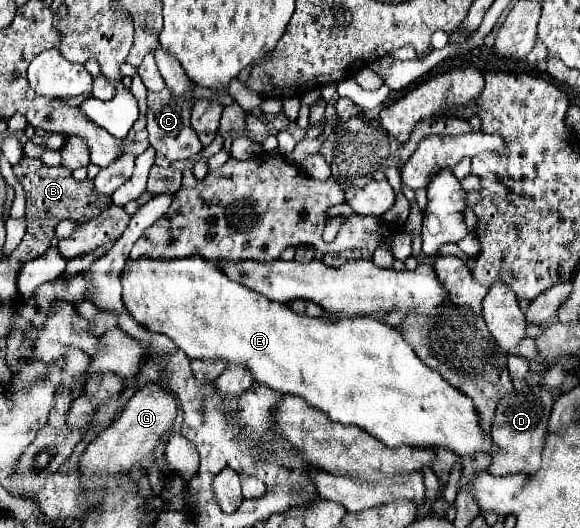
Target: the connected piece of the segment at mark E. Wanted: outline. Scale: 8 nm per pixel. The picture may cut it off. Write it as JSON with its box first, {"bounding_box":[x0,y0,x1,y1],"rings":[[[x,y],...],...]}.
{"bounding_box":[122,257,498,457],"rings":[[[186,257],[186,259],[174,259],[174,261],[154,261],[154,259],[138,259],[134,261],[134,265],[130,265],[130,261],[126,261],[126,269],[122,273],[122,287],[124,287],[124,293],[122,293],[122,299],[124,299],[124,305],[128,309],[128,313],[140,323],[144,325],[146,329],[150,331],[156,331],[156,333],[164,333],[168,335],[178,349],[182,349],[190,359],[220,359],[228,365],[244,365],[254,381],[258,383],[266,383],[270,389],[274,391],[280,391],[280,393],[290,393],[290,395],[298,395],[302,399],[306,399],[312,407],[324,411],[332,421],[336,423],[342,423],[342,425],[358,425],[360,429],[364,429],[366,433],[374,435],[376,439],[380,439],[384,445],[388,447],[442,447],[442,449],[450,449],[454,451],[456,455],[462,455],[462,457],[474,457],[478,453],[490,453],[490,455],[496,455],[498,453],[498,445],[492,441],[490,435],[484,435],[482,433],[482,427],[480,427],[480,417],[478,417],[478,411],[472,403],[470,397],[466,397],[464,393],[460,393],[456,387],[452,387],[450,383],[444,381],[444,377],[426,367],[418,355],[414,353],[414,349],[404,341],[402,333],[396,331],[394,327],[374,319],[374,317],[340,317],[340,319],[324,319],[324,317],[310,317],[310,315],[298,315],[294,313],[286,303],[278,303],[278,301],[268,301],[266,297],[246,289],[244,285],[238,285],[236,281],[230,281],[218,267],[216,263],[212,261],[204,261],[200,257]]]}

